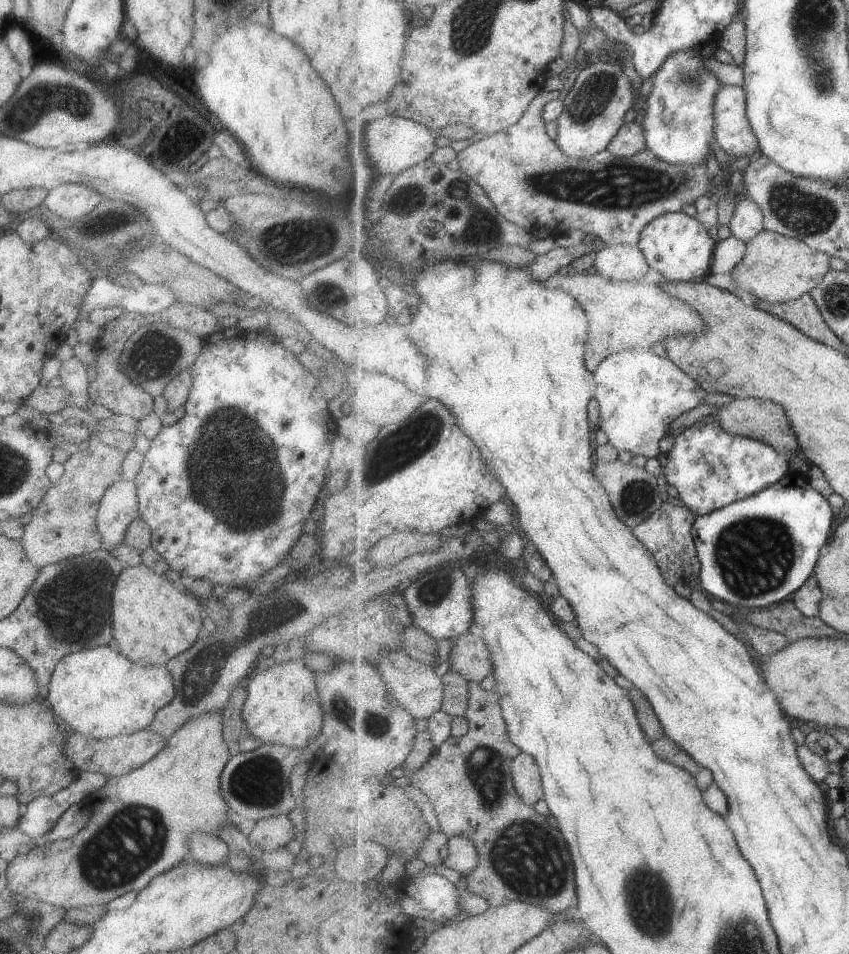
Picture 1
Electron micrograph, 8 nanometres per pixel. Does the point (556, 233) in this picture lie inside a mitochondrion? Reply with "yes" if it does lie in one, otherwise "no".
no

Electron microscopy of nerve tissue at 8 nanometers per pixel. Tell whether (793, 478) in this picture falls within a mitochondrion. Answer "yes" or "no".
no

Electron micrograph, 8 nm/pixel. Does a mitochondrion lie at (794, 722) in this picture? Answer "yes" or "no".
no

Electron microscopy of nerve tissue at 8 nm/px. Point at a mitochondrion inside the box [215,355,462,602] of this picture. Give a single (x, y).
(402, 447)

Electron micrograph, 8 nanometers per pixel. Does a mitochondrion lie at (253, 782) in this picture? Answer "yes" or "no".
yes

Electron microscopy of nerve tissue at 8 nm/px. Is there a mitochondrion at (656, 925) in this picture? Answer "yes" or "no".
yes

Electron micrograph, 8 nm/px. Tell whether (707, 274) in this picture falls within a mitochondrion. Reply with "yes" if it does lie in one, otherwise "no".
no

